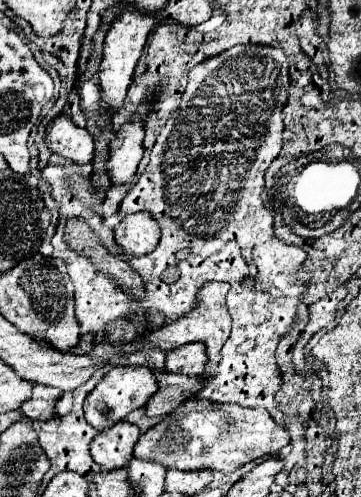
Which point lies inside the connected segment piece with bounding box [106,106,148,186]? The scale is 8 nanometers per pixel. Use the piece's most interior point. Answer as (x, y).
(126, 150)

